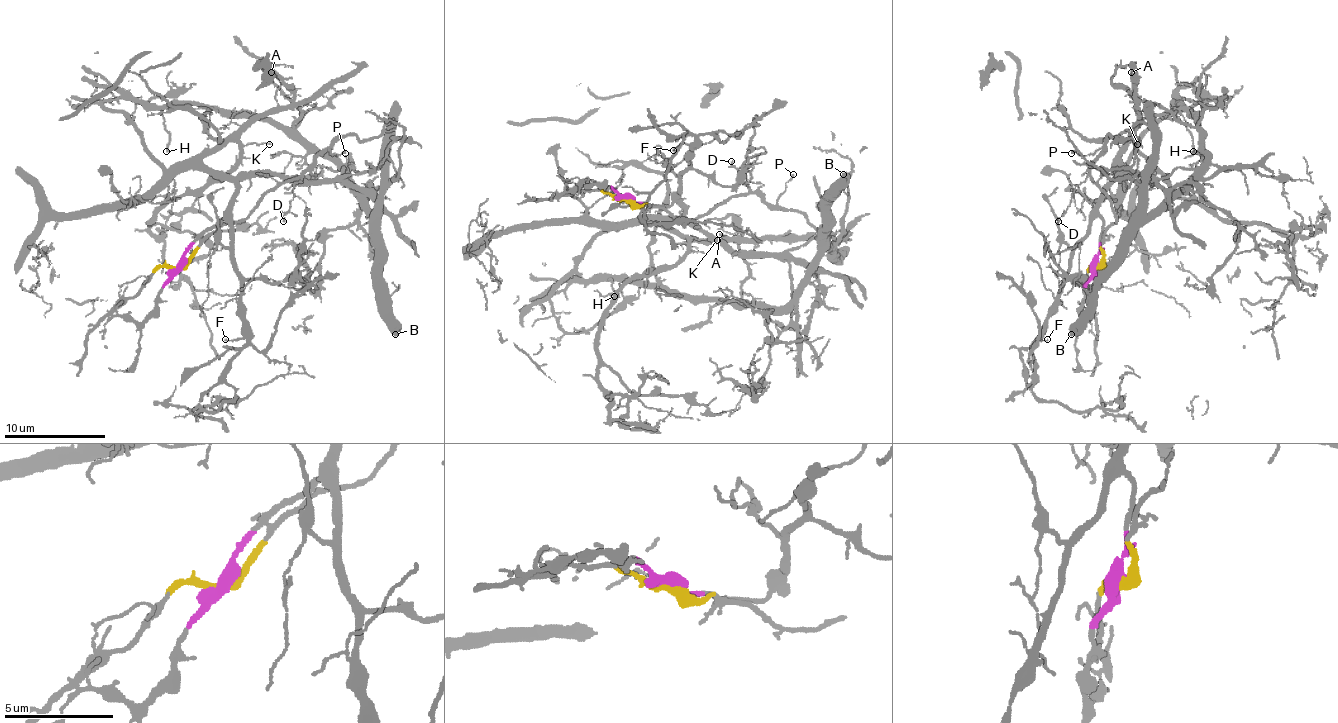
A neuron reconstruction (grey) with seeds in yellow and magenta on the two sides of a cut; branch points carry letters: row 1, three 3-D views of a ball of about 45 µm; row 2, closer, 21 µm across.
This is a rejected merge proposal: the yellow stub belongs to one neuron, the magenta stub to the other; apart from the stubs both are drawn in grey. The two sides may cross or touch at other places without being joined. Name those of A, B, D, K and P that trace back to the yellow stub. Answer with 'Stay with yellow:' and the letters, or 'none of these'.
Stay with yellow: B, D, P

